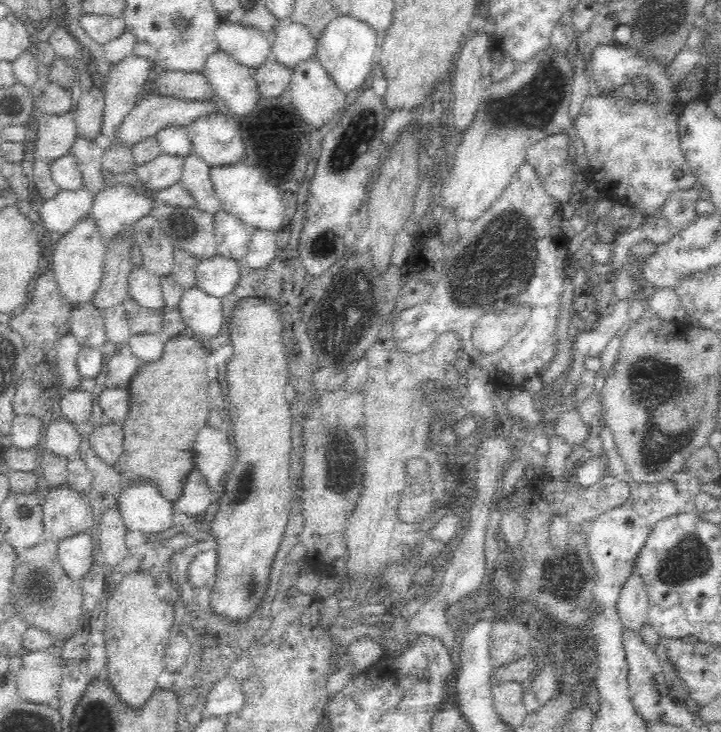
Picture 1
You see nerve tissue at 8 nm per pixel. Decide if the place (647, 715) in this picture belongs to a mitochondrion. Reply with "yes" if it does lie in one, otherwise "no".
no

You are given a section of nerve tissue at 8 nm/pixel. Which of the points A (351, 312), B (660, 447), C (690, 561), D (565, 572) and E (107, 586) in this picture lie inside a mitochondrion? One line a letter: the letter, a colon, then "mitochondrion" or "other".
A: mitochondrion
B: mitochondrion
C: mitochondrion
D: mitochondrion
E: other

